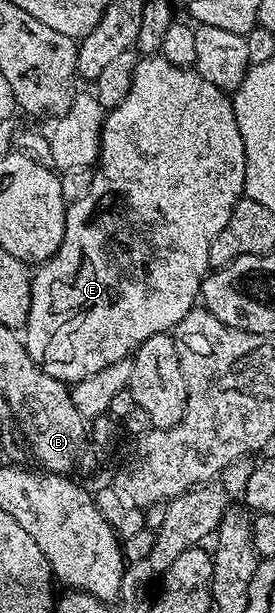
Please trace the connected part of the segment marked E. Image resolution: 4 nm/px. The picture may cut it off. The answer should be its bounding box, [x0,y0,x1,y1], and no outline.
[23,54,245,386]

